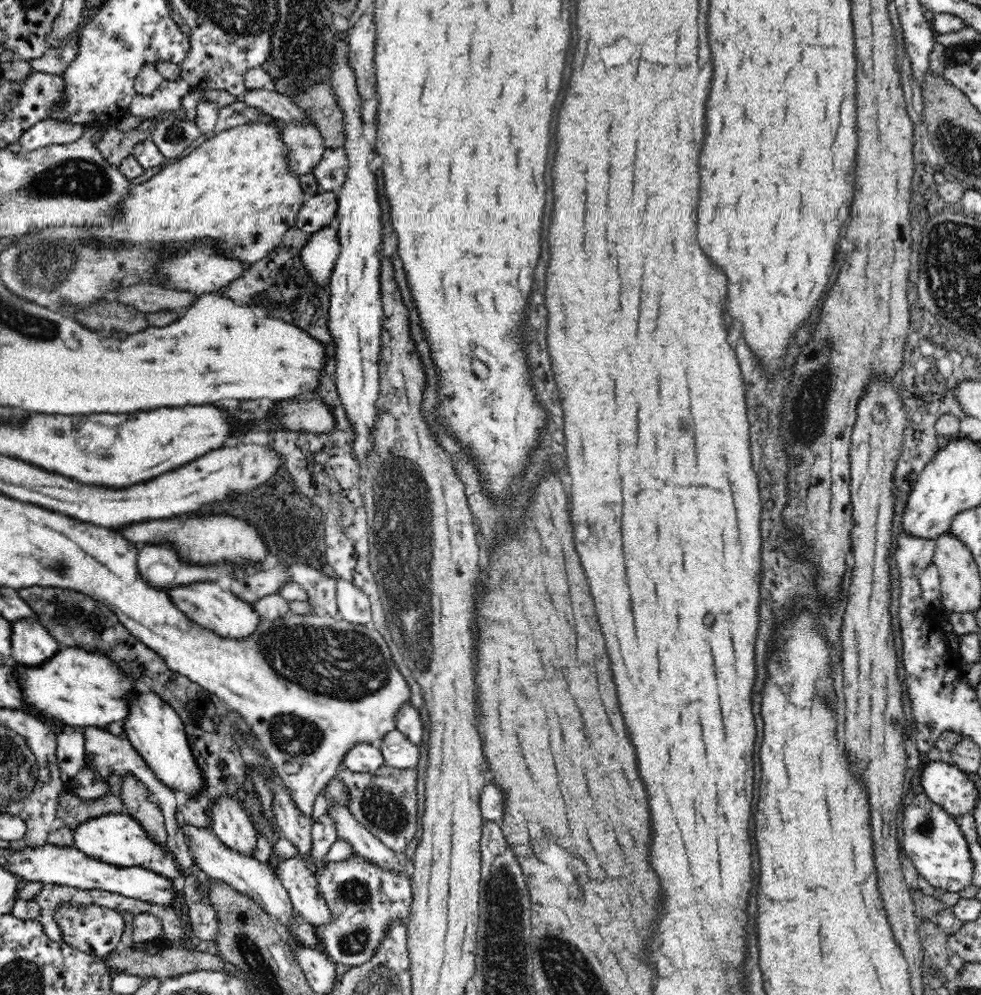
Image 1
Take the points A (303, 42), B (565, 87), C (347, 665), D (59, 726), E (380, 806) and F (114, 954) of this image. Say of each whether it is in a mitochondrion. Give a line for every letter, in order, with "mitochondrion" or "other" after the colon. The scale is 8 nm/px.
A: mitochondrion
B: other
C: mitochondrion
D: other
E: mitochondrion
F: other

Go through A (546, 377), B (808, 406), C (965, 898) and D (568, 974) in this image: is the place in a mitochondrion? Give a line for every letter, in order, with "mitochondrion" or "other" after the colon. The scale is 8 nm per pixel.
A: other
B: mitochondrion
C: other
D: mitochondrion

